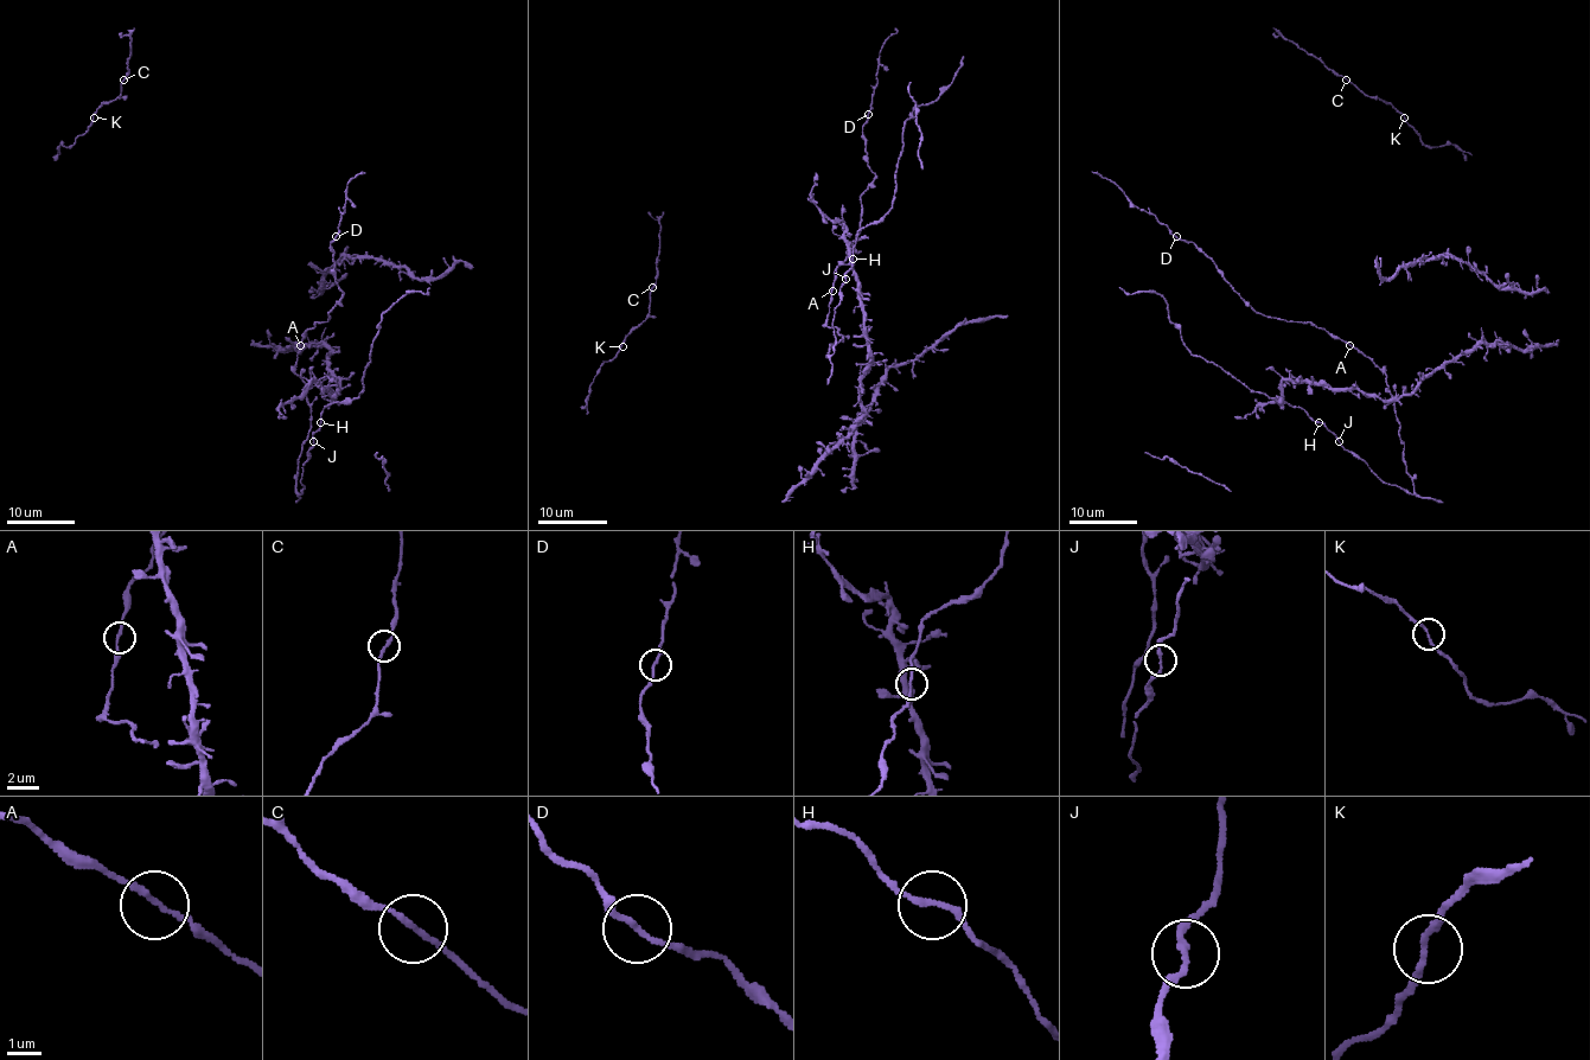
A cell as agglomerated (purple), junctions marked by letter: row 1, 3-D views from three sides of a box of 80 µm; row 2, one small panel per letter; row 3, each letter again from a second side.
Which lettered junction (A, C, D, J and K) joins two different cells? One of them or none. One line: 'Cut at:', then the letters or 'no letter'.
Cut at: no letter

